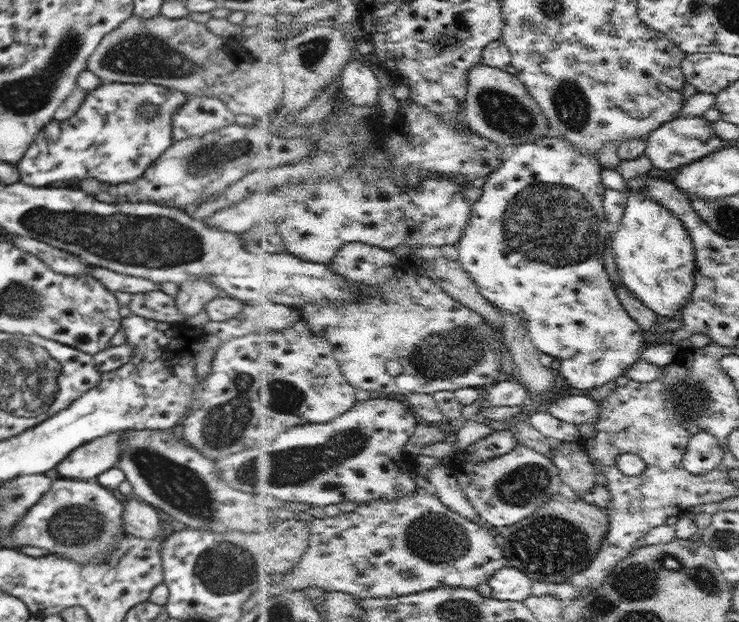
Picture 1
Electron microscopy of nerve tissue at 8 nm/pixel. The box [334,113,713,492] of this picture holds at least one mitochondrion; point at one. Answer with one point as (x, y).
(553, 223)

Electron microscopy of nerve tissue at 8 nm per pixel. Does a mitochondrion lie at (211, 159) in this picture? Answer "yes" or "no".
yes

